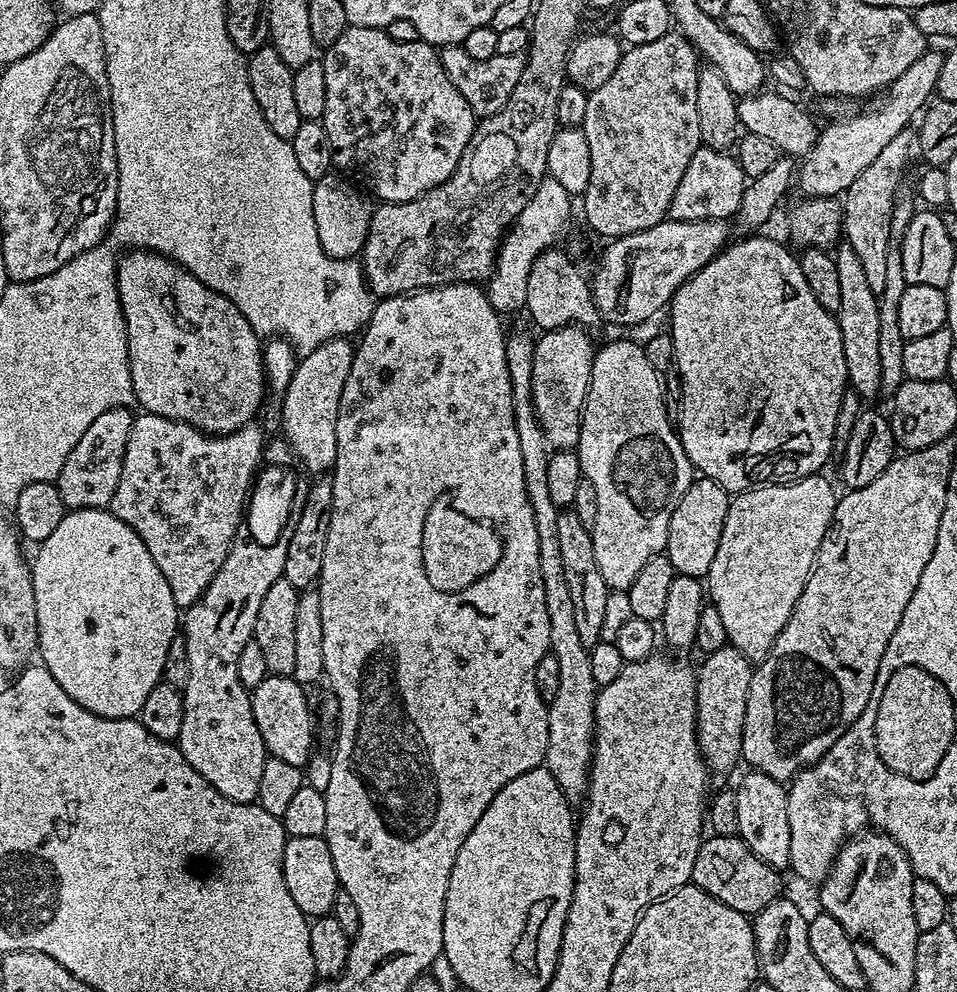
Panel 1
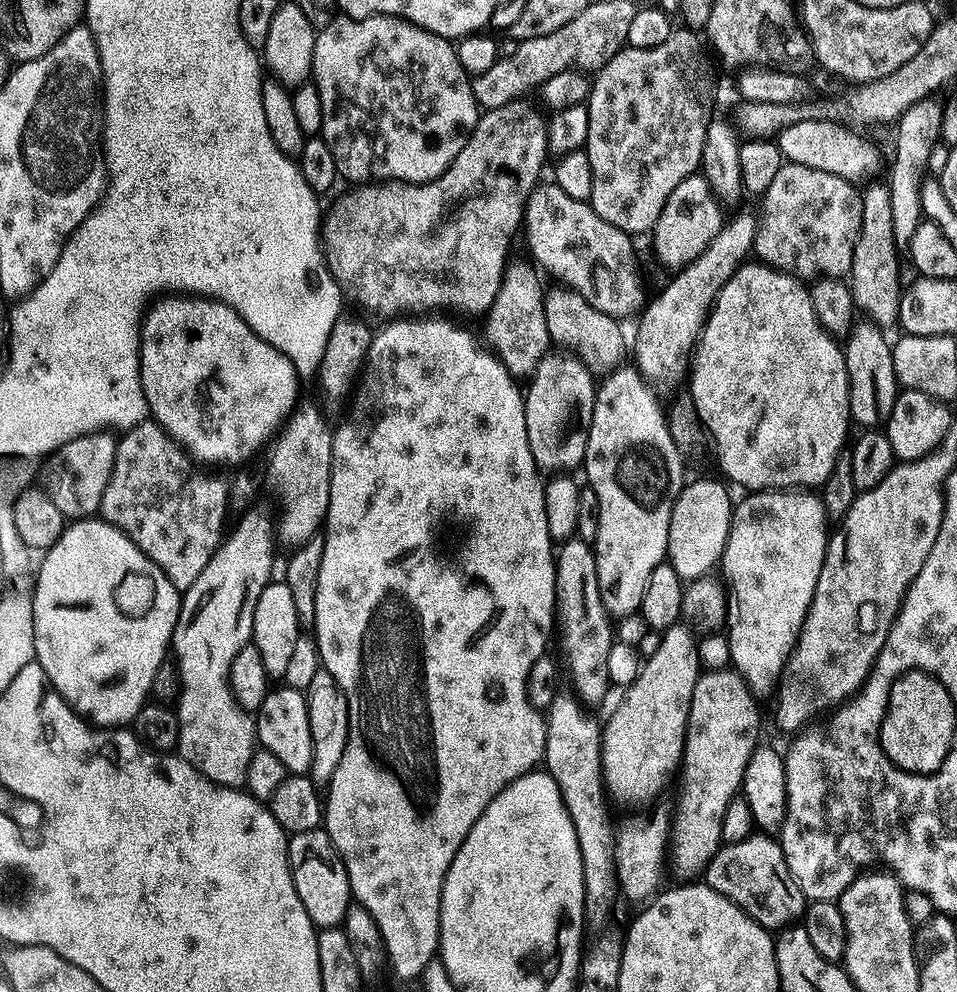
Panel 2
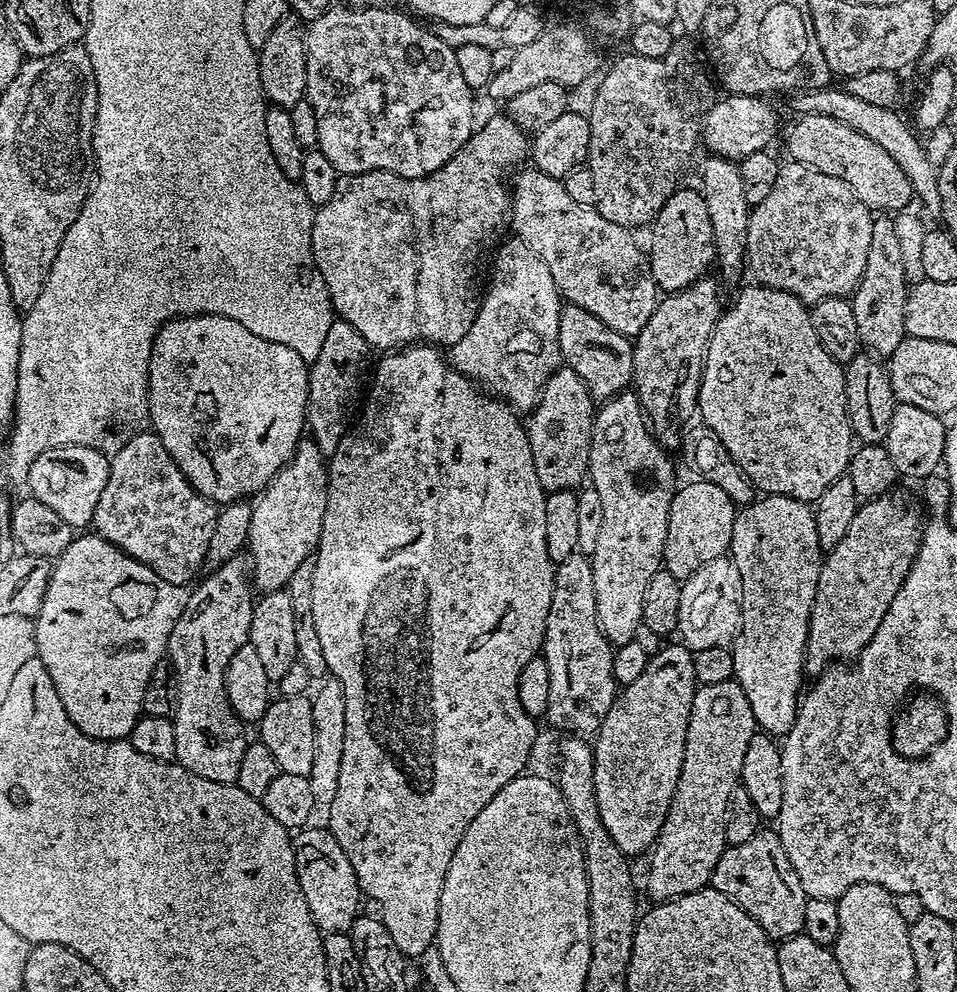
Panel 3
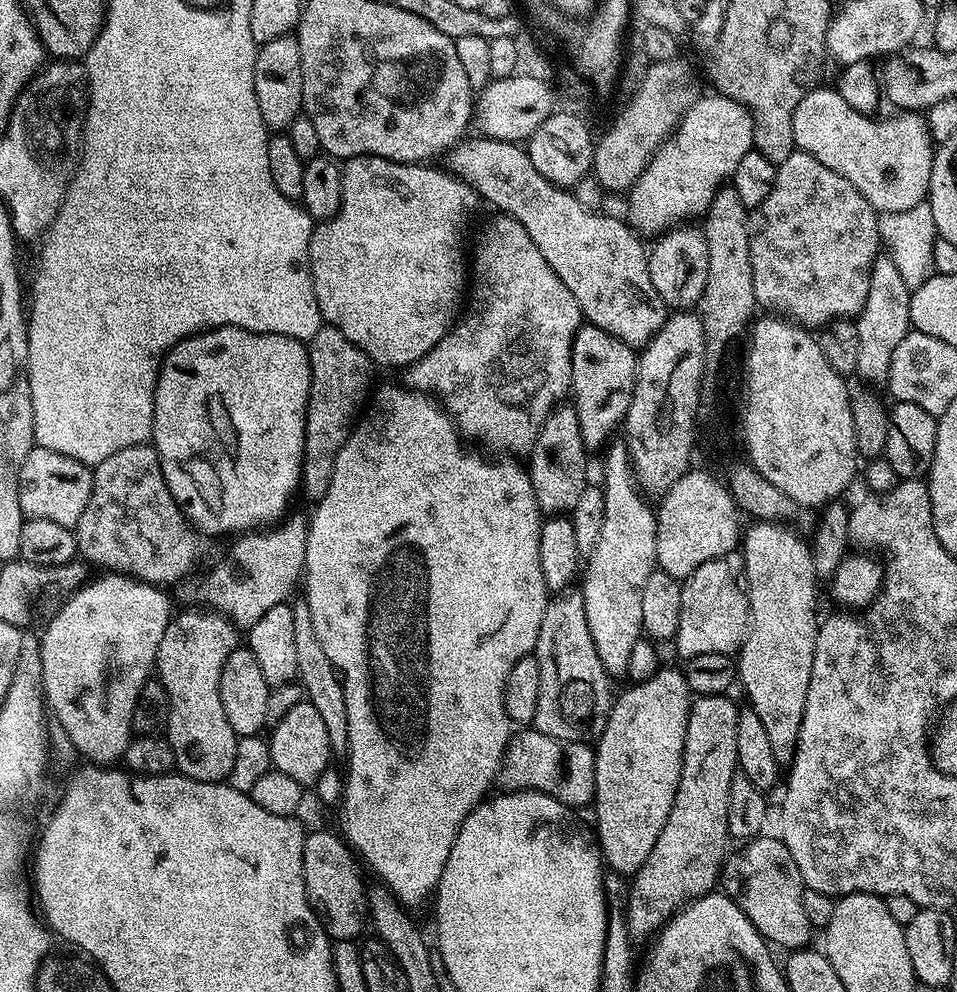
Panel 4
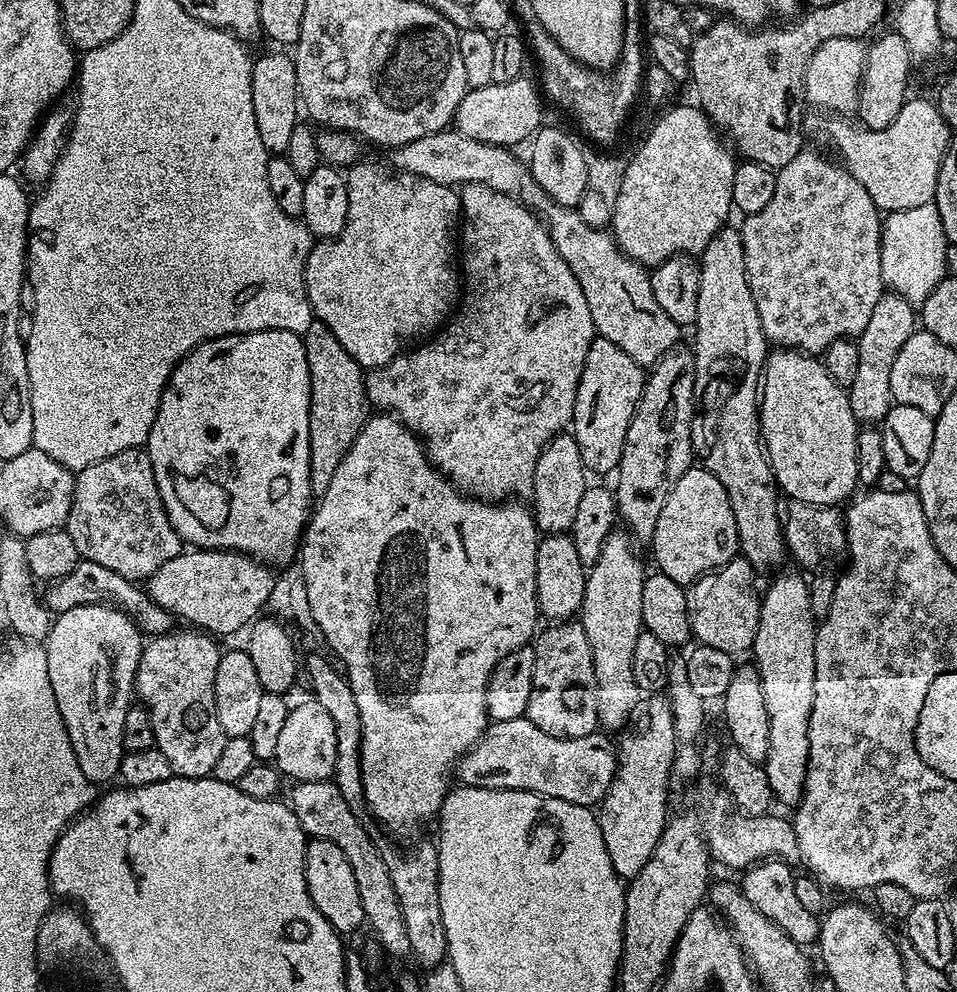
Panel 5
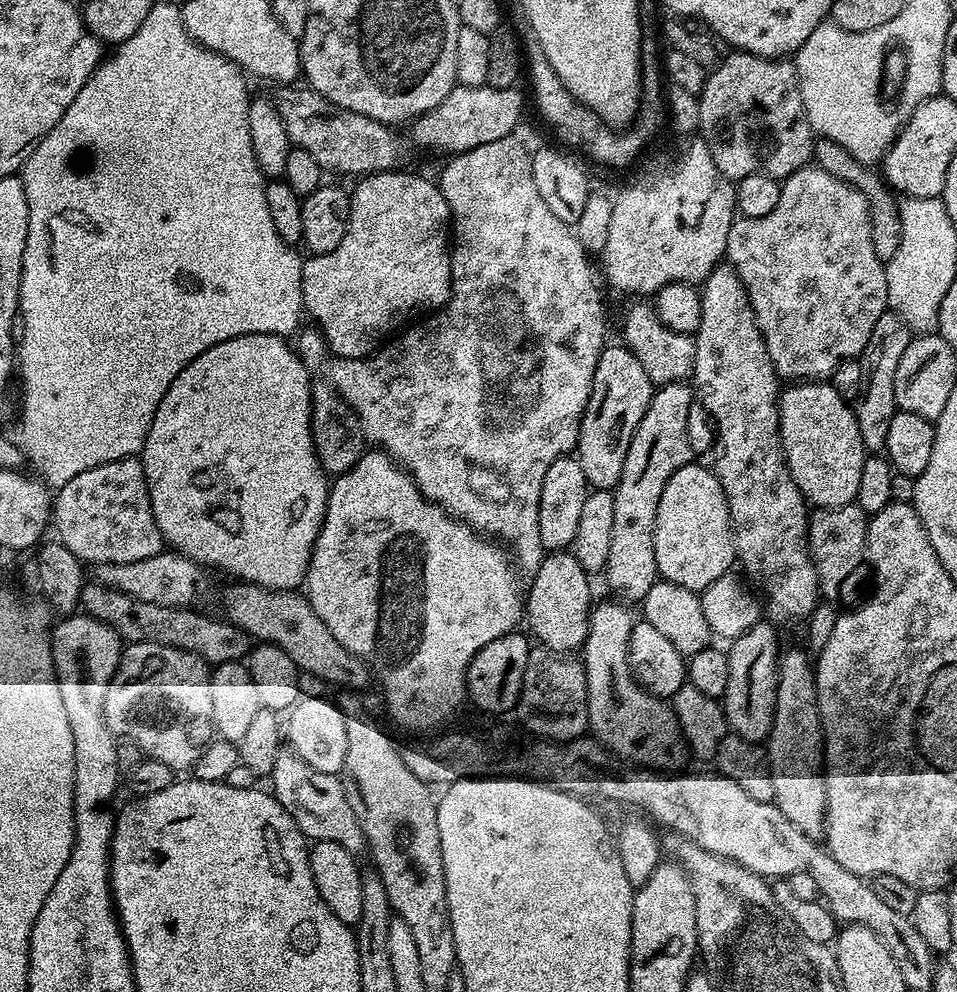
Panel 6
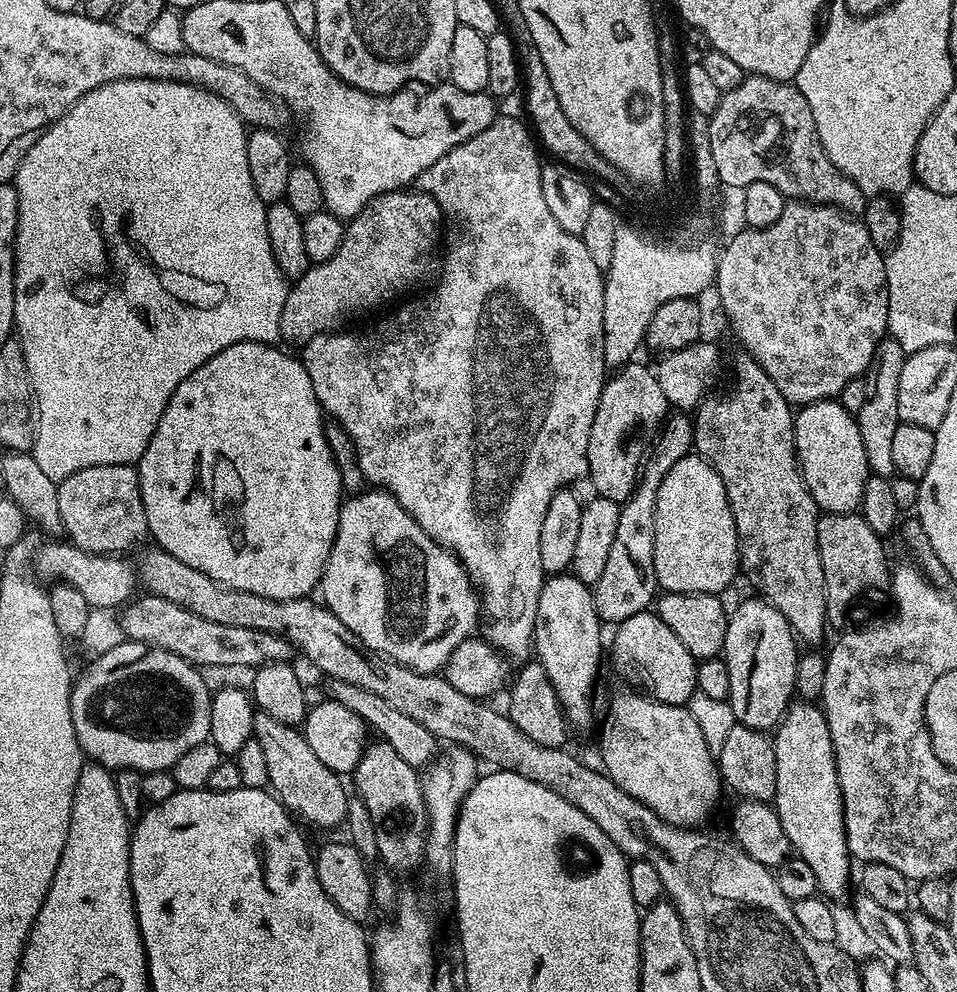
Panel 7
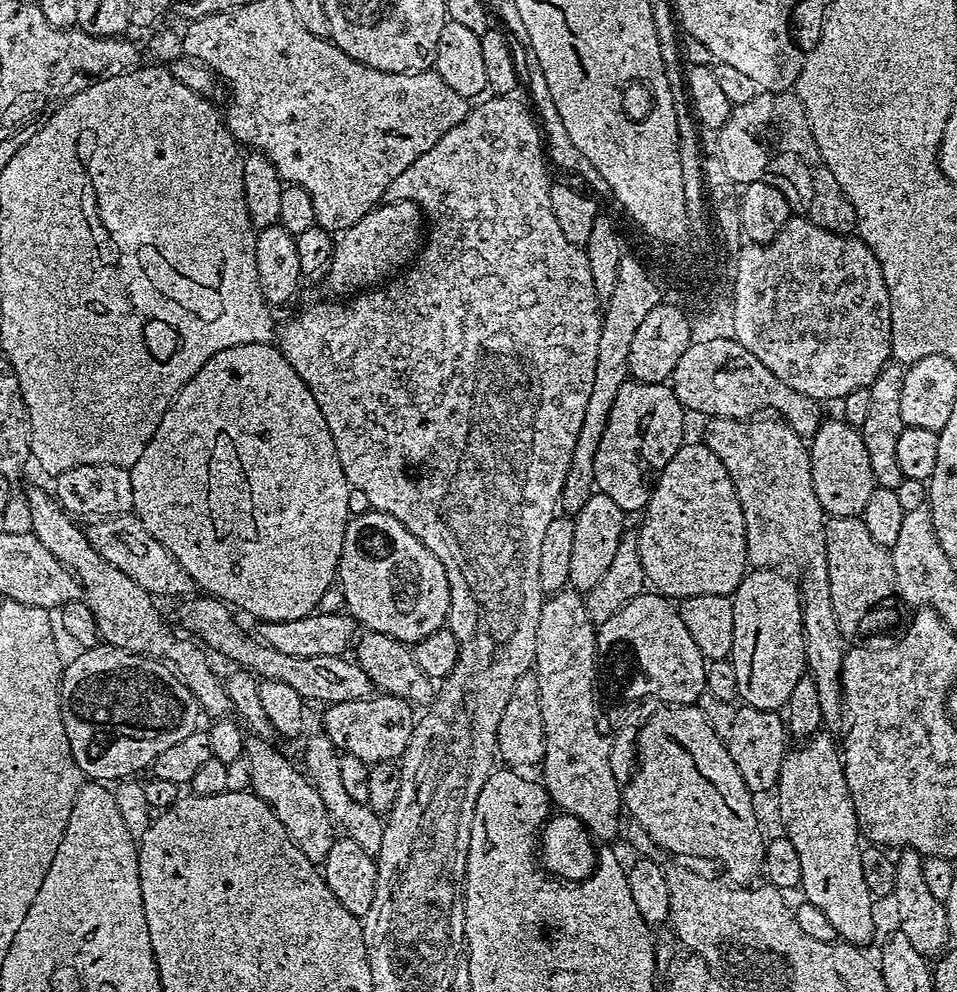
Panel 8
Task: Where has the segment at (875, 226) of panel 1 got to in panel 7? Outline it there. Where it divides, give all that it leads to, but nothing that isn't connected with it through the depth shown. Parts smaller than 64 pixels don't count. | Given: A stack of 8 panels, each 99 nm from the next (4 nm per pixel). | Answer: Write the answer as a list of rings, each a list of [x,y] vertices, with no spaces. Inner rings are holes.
[[[891,338],[881,340],[876,359],[866,376],[868,397],[862,410],[854,413],[858,422],[858,430],[862,434],[862,446],[866,450],[868,471],[873,476],[896,476],[893,457],[894,430],[901,424],[898,418],[898,377],[902,374],[902,366],[906,353],[898,342]]]

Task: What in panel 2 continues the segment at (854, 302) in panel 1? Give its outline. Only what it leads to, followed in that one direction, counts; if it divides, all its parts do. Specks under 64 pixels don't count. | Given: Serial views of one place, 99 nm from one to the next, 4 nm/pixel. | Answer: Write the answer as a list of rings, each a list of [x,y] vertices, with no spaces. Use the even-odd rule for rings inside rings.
[[[860,318],[853,323],[842,344],[848,375],[848,414],[864,430],[879,429],[888,421],[898,395],[892,344],[884,336],[887,336],[885,329],[872,320]]]

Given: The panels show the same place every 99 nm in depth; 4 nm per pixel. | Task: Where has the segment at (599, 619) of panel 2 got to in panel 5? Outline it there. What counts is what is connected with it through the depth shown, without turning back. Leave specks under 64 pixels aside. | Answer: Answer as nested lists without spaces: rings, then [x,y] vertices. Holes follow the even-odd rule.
[[[575,619],[552,622],[547,626],[549,628],[544,633],[541,631],[534,640],[536,649],[534,686],[530,690],[530,702],[526,715],[530,722],[534,722],[534,726],[538,726],[538,730],[546,730],[546,734],[554,734],[558,738],[582,738],[586,734],[597,731],[600,723],[594,658],[590,654],[590,642],[584,633],[584,625]]]

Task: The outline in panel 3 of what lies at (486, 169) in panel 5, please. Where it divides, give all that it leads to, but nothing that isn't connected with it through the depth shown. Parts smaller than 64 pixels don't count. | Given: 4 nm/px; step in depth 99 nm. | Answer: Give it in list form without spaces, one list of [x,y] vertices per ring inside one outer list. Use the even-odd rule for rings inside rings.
[[[534,166],[521,167],[515,176],[516,181],[510,184],[510,228],[516,231],[513,233],[525,240],[530,250],[534,250],[534,254],[546,262],[561,297],[567,303],[577,304],[582,310],[594,314],[594,318],[606,322],[610,330],[635,338],[642,326],[650,322],[650,314],[654,314],[658,303],[658,289],[652,280],[652,270],[646,263],[645,253],[640,253],[632,237],[635,235],[629,229],[602,218],[596,207],[574,202],[555,176],[540,172]]]

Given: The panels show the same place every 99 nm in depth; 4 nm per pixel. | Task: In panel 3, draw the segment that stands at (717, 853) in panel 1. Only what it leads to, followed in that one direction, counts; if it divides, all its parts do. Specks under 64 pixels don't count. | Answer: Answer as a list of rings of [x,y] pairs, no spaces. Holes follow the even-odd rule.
[[[761,830],[750,838],[750,842],[728,844],[718,866],[714,866],[711,887],[717,888],[726,898],[730,898],[762,929],[769,940],[783,942],[791,936],[801,935],[806,922],[806,902],[809,896],[798,882],[786,850],[782,850],[779,831]]]

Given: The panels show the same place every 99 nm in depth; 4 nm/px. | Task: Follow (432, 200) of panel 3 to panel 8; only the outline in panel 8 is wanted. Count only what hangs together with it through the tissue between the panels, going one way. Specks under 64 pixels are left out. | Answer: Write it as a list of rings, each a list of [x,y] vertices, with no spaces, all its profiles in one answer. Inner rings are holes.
[[[389,200],[372,208],[354,226],[339,233],[332,249],[332,261],[326,273],[329,293],[347,298],[357,290],[371,290],[400,275],[416,259],[425,231],[424,213],[414,202]]]

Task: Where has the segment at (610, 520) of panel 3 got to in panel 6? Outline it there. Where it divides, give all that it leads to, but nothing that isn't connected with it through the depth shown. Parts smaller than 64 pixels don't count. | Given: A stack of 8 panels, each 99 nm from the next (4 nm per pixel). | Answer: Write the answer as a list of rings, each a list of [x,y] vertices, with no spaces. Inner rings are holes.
[[[597,603],[593,607],[588,617],[588,636],[582,649],[591,735],[609,752],[633,765],[649,770],[683,769],[680,767],[686,757],[684,732],[671,707],[641,688],[628,669],[628,643],[634,616],[624,609],[627,607],[623,603],[615,603]]]

